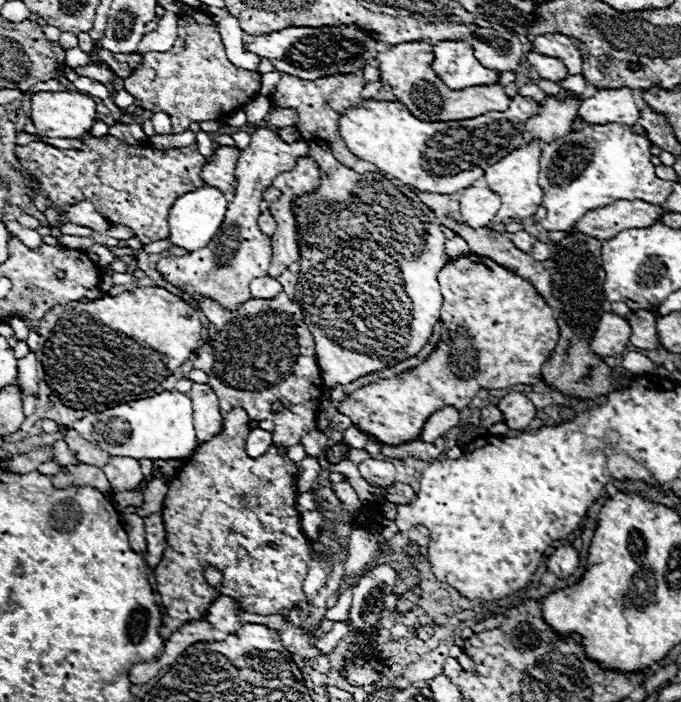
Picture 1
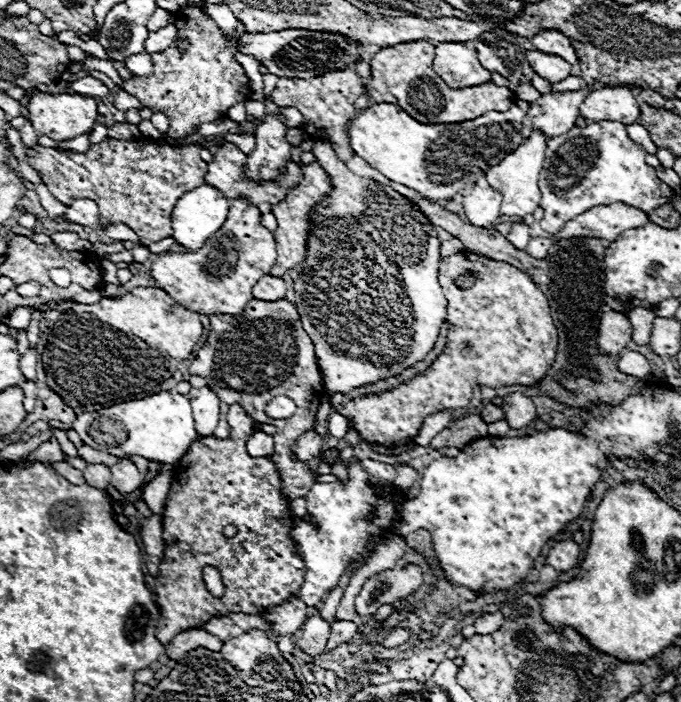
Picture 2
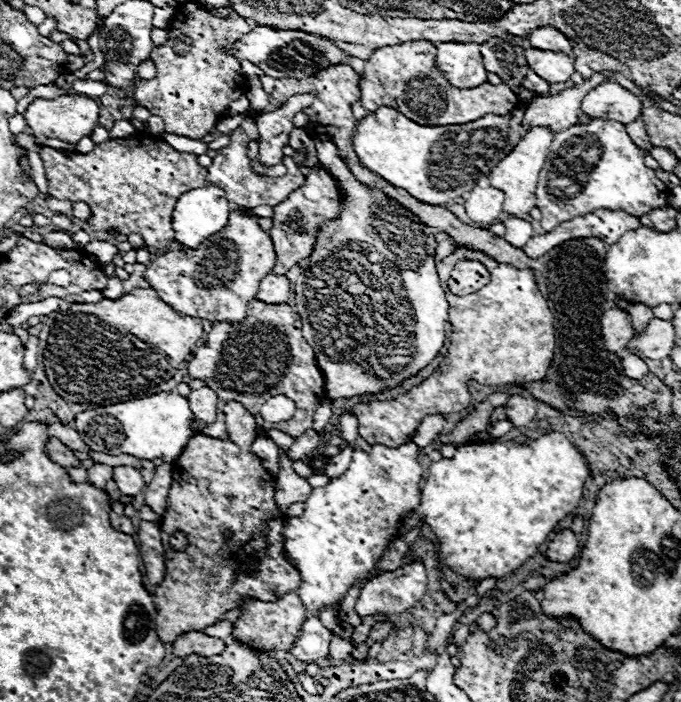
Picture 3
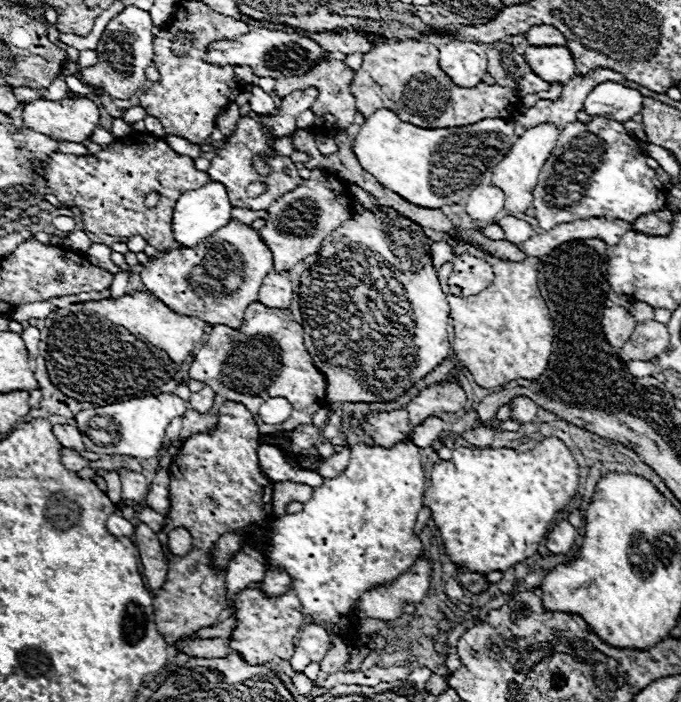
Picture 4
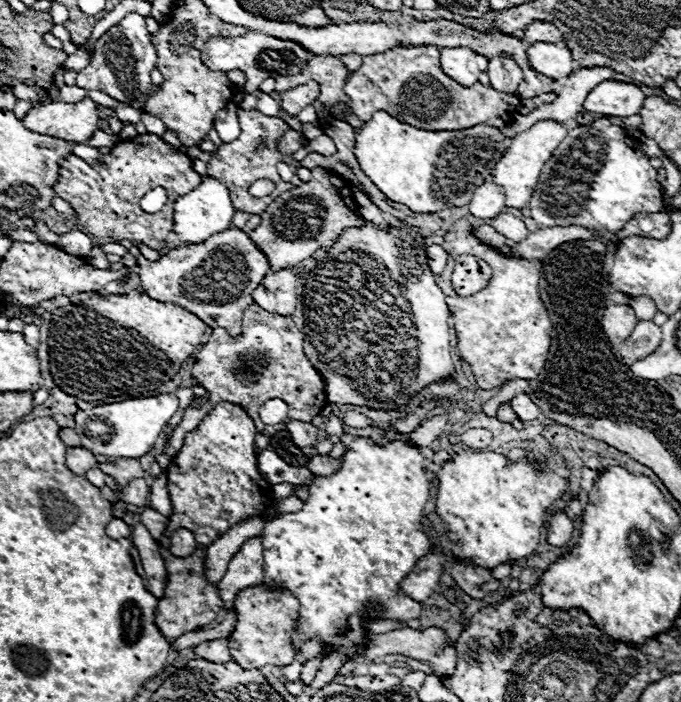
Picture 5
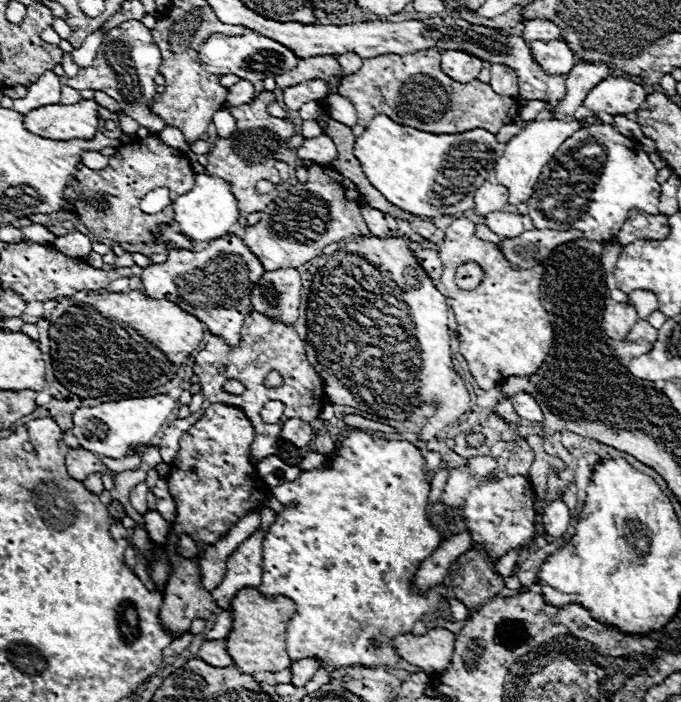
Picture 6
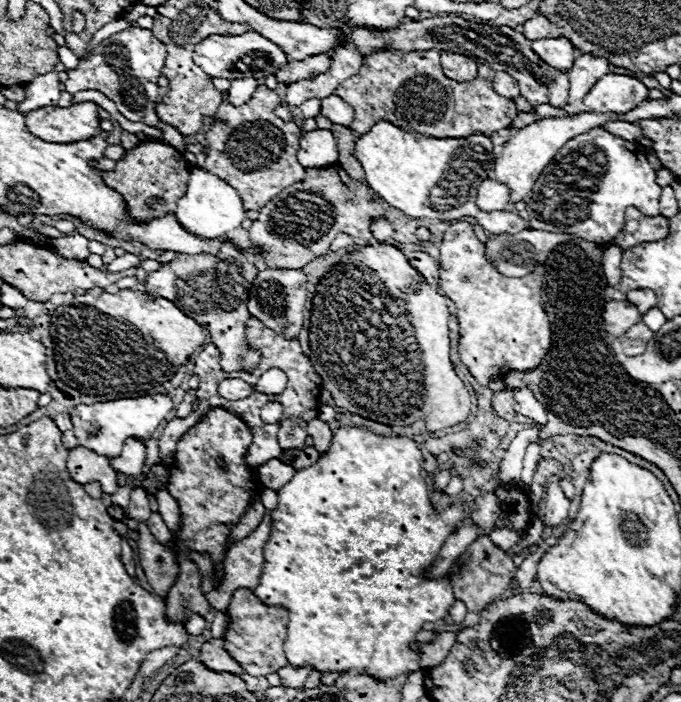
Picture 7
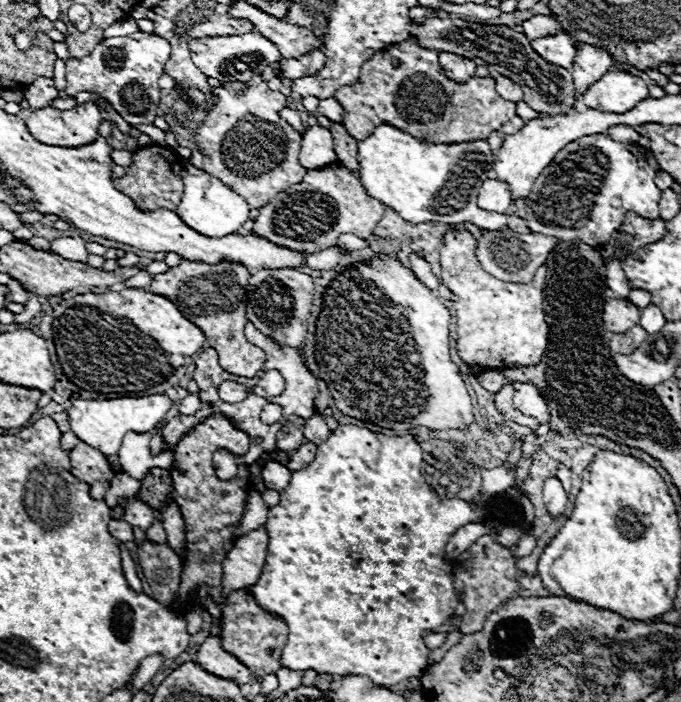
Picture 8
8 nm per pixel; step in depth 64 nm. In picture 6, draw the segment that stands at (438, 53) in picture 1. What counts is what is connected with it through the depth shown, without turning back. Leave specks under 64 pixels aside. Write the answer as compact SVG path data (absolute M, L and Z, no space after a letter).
M442 50L442 70L452 80L460 84L468 84L478 78L480 70L484 68L484 62L476 56L470 56L462 50Z

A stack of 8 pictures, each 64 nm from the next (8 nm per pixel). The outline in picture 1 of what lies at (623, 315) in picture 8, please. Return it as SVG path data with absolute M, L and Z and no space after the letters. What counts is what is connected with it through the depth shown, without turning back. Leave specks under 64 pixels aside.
M604 312L592 338L590 338L590 348L592 352L600 356L618 356L630 338L630 324L626 318Z

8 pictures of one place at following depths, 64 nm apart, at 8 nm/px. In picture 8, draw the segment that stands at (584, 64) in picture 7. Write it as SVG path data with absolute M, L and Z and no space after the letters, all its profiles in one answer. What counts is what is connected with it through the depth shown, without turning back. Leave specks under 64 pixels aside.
M586 44L578 46L574 66L570 68L576 96L582 96L586 88L594 84L594 80L600 80L602 74L606 74L612 68L612 64L614 62L610 60L608 52L602 52L600 48L586 46Z

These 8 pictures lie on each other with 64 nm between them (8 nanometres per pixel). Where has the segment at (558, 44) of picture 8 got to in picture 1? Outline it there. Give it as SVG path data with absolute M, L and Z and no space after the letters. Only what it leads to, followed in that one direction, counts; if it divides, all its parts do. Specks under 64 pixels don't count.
M528 52L526 54L526 62L528 62L528 68L534 70L544 80L562 82L568 76L568 70L566 70L564 62L558 60L558 58L544 56L540 52Z

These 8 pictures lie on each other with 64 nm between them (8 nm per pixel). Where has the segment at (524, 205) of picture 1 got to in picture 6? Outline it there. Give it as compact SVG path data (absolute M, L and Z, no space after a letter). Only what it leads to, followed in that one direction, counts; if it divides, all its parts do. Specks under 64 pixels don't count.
M554 118L536 120L536 122L530 122L512 140L508 140L504 154L496 160L496 166L494 166L498 184L508 188L508 204L522 204L522 202L530 200L534 186L540 178L542 166L548 164L548 160L554 156L554 152L560 148L560 144L566 138L570 138L572 132L576 132L580 128L582 128L582 124L578 120L574 120L574 122L564 122L564 120L554 120Z

